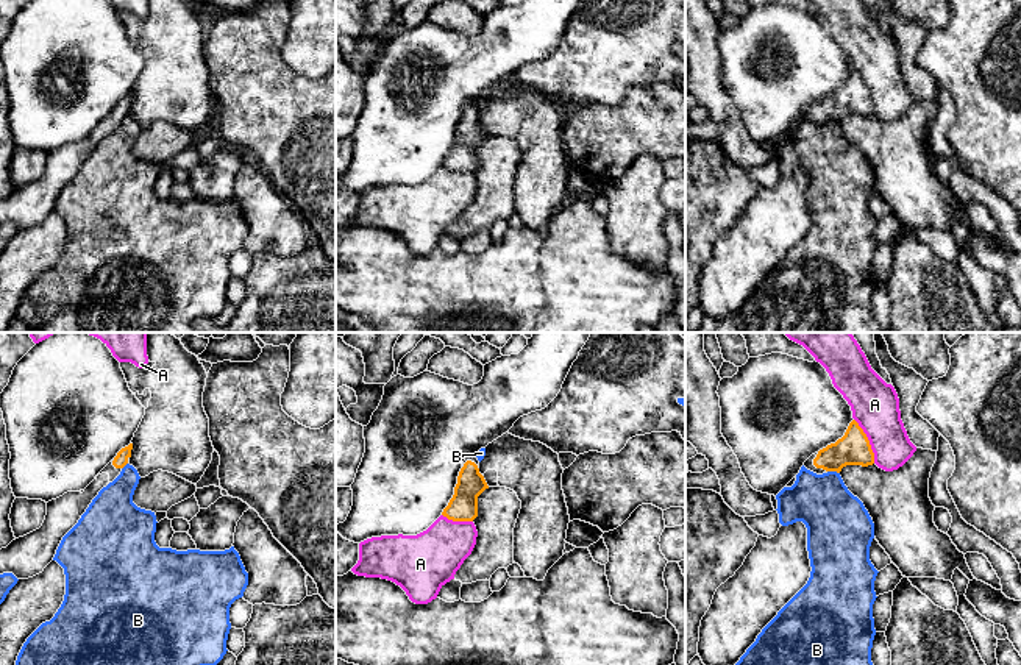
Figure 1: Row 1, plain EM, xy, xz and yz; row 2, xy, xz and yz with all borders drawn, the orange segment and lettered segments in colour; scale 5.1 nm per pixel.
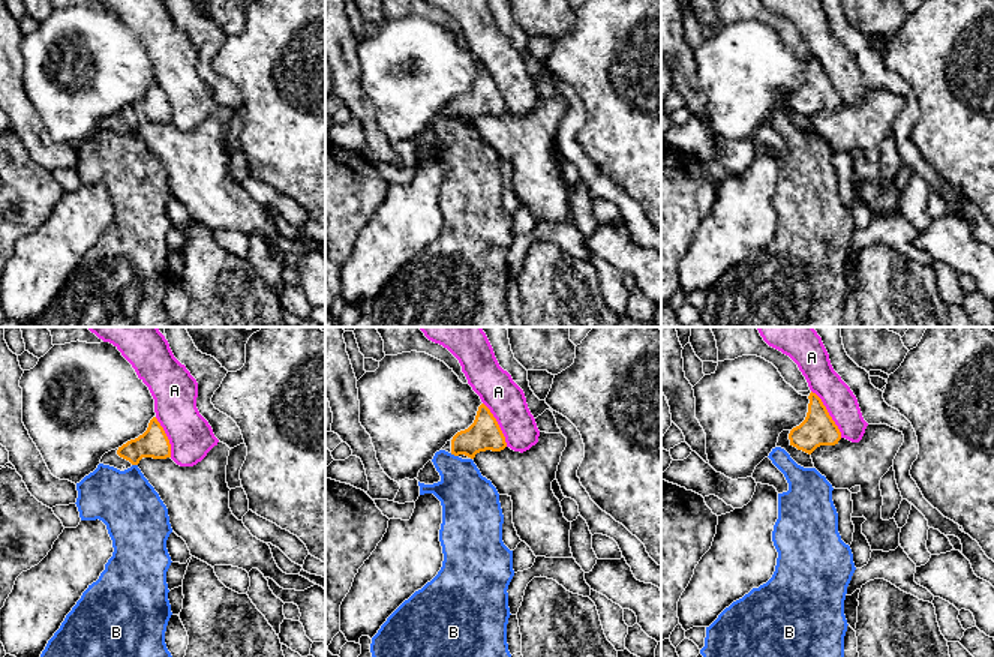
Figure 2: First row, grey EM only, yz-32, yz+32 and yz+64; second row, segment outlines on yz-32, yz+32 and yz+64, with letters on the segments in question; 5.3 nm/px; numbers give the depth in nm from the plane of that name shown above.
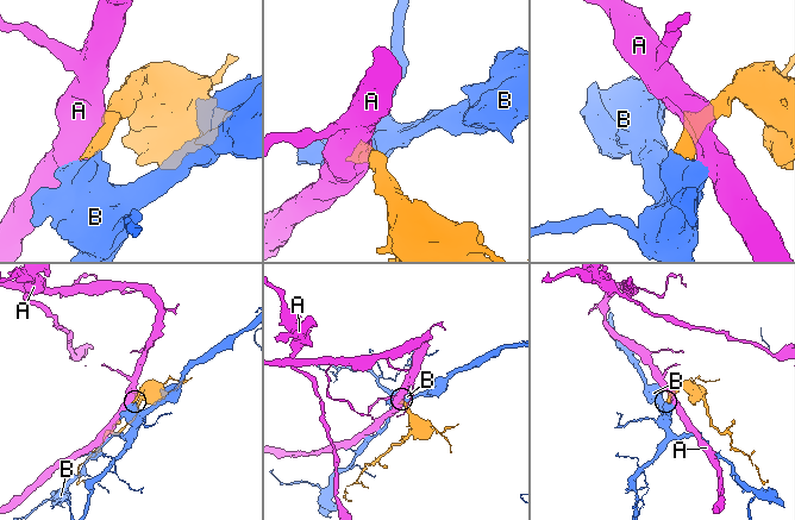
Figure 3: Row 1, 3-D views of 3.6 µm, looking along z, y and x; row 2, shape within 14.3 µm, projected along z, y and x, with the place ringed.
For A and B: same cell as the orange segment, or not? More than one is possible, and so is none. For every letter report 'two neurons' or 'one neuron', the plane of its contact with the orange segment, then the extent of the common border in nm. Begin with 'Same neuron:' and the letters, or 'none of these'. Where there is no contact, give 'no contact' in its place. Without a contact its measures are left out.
Same neuron: none of these
A: two neurons; contact in yz; length 260 nm
B: two neurons; contact in yz; length 70 nm

